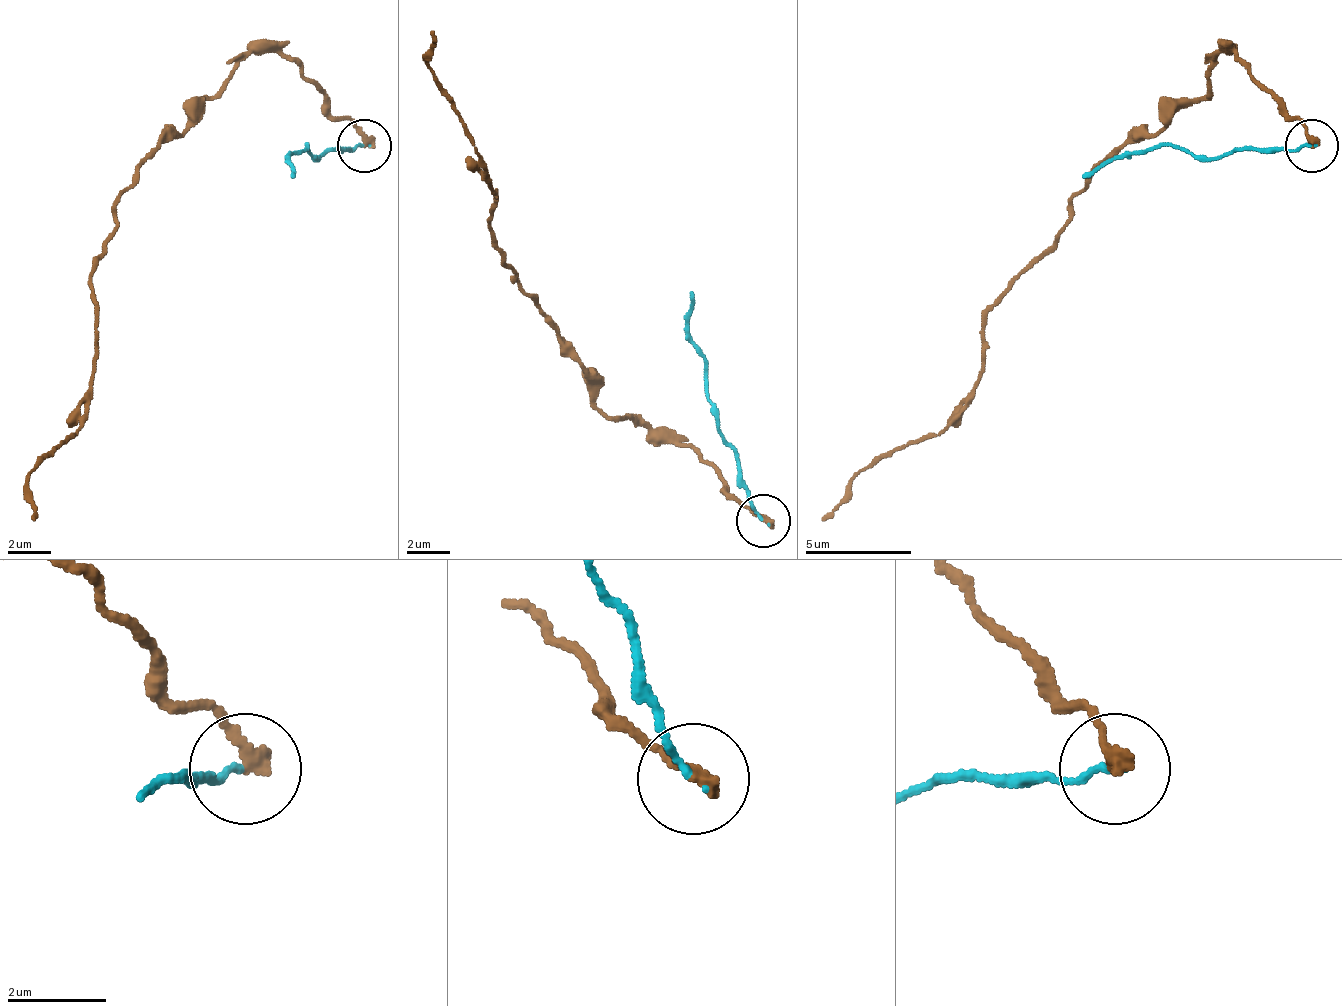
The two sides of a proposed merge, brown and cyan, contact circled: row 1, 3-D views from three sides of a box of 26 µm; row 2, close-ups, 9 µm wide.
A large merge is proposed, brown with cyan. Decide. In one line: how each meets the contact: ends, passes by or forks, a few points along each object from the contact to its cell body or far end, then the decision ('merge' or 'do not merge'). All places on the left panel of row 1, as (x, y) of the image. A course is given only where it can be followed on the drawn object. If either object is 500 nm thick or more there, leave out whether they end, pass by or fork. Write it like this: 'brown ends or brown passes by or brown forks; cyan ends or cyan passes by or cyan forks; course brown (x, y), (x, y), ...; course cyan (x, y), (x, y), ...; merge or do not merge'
brown ends; cyan ends; course brown (363, 146), (272, 51), (198, 99), (118, 200), (91, 274), (91, 397), (27, 476), (33, 519); course cyan (363, 146), (320, 157), (304, 146), (288, 157), (293, 178); do not merge

